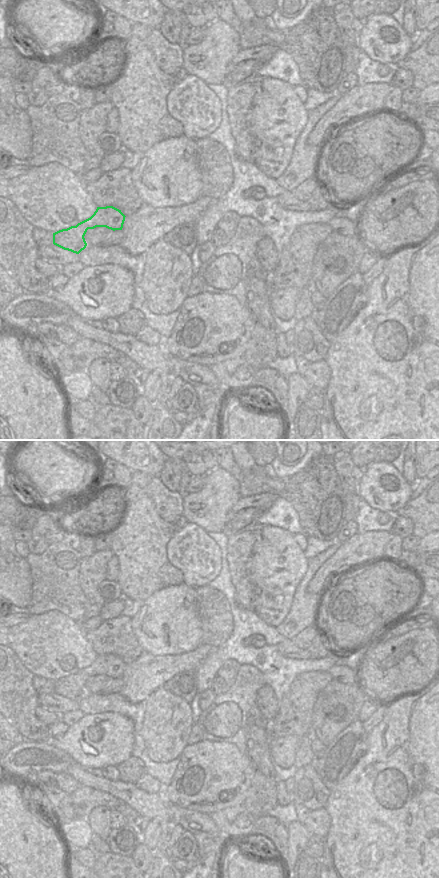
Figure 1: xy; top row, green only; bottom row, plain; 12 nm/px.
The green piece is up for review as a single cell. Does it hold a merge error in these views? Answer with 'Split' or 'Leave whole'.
Leave whole

